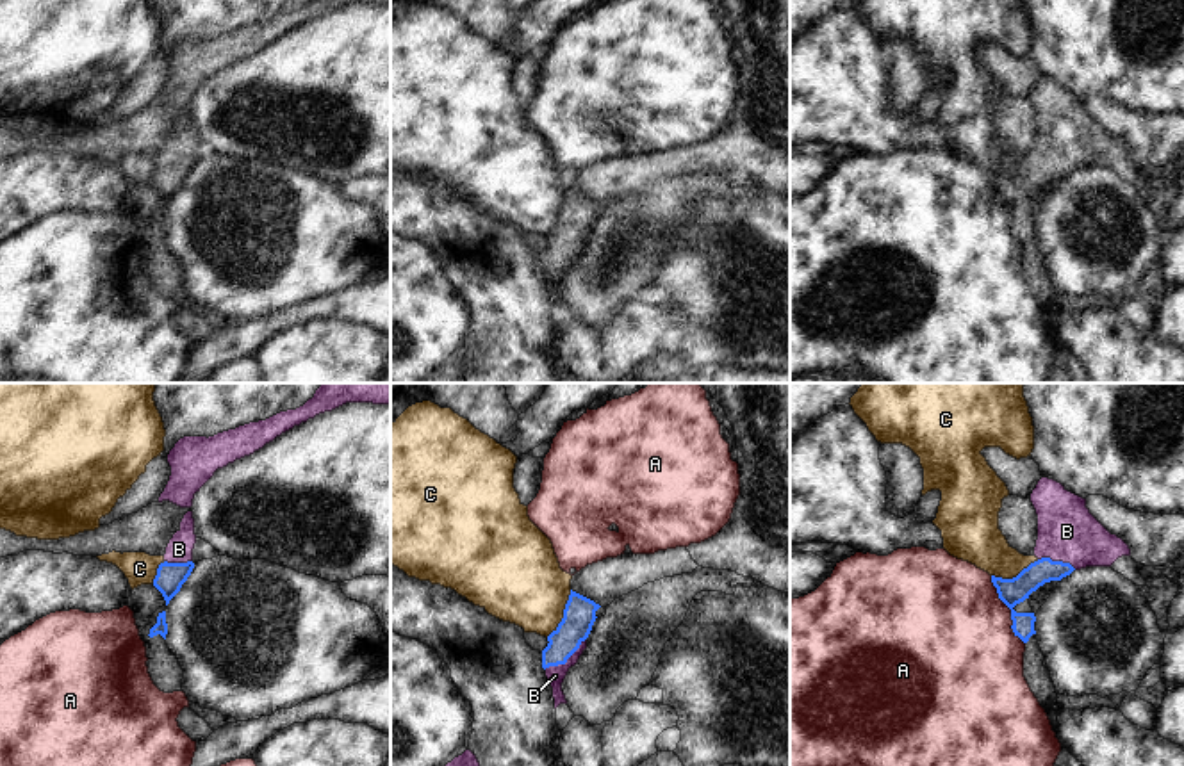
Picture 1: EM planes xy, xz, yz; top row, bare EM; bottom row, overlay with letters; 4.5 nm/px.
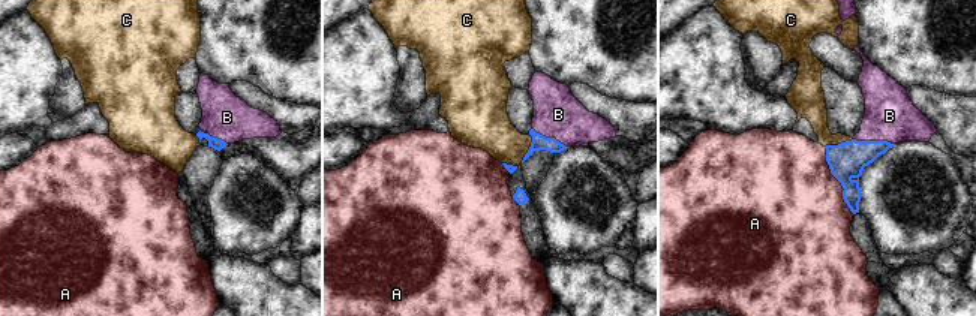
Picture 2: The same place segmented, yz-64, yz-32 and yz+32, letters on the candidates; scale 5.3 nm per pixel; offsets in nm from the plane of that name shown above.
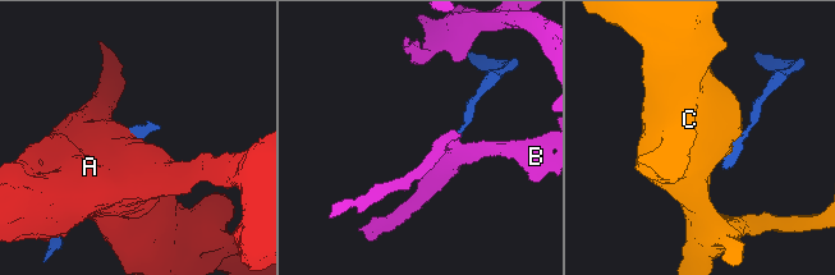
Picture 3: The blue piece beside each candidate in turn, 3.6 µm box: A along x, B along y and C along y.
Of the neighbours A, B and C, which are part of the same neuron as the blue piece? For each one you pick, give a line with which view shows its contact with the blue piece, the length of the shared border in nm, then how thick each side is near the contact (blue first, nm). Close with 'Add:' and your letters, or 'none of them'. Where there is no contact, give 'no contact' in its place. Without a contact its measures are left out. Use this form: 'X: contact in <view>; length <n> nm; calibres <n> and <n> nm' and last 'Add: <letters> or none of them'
B: contact in xz; length 240 nm; calibres 140 and 80 nm
Add: B

